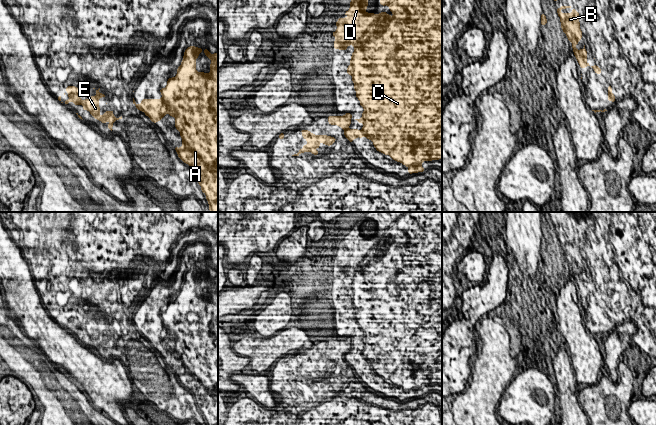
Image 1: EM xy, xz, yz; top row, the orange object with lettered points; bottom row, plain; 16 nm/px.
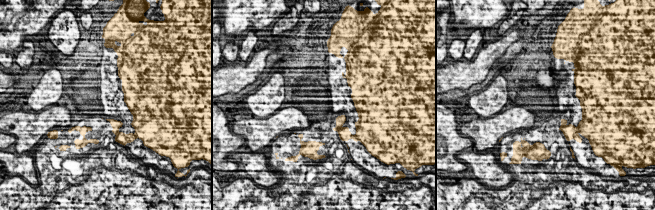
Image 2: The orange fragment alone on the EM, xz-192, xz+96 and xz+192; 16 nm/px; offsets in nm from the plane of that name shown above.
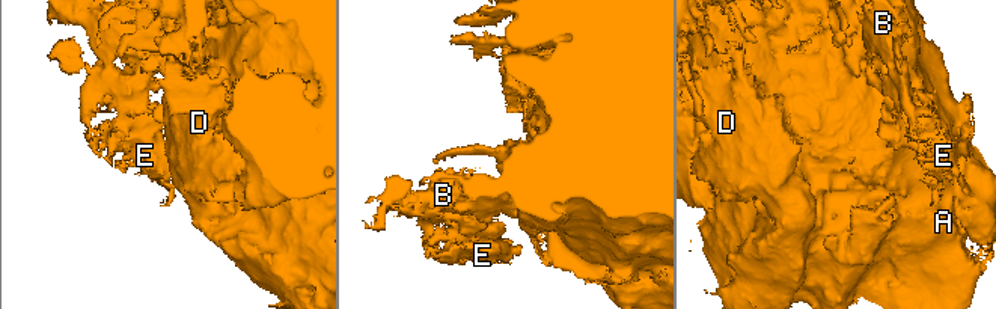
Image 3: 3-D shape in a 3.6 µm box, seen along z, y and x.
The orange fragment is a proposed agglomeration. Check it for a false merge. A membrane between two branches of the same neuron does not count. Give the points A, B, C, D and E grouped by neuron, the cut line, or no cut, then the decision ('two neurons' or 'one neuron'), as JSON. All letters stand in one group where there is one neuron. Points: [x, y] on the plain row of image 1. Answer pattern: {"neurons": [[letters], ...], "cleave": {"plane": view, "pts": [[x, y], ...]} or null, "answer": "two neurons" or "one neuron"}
{"neurons": [["A", "B", "C", "D", "E"]], "cleave": null, "answer": "one neuron"}

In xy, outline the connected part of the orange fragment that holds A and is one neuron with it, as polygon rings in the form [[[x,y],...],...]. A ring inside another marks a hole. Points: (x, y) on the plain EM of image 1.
[[[189,270],[184,276],[176,300],[169,302],[166,311],[161,312],[160,316],[161,323],[143,323],[139,329],[133,322],[133,328],[154,347],[160,345],[166,338],[175,342],[175,352],[182,362],[182,370],[174,371],[179,383],[191,391],[202,416],[206,418],[207,425],[218,425],[218,277],[211,278],[208,273]],[[202,275],[211,284],[209,298],[196,294],[196,283]]]

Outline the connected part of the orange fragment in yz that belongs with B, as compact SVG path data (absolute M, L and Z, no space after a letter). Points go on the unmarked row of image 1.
M560 230L557 234L558 240L560 241L561 252L566 258L568 264L572 267L574 279L580 289L580 292L586 292L590 290L587 286L587 275L584 269L583 273L578 274L576 269L582 263L582 255L580 253L579 236L576 233L572 233L571 237L562 237L562 233L571 232L571 230Z

